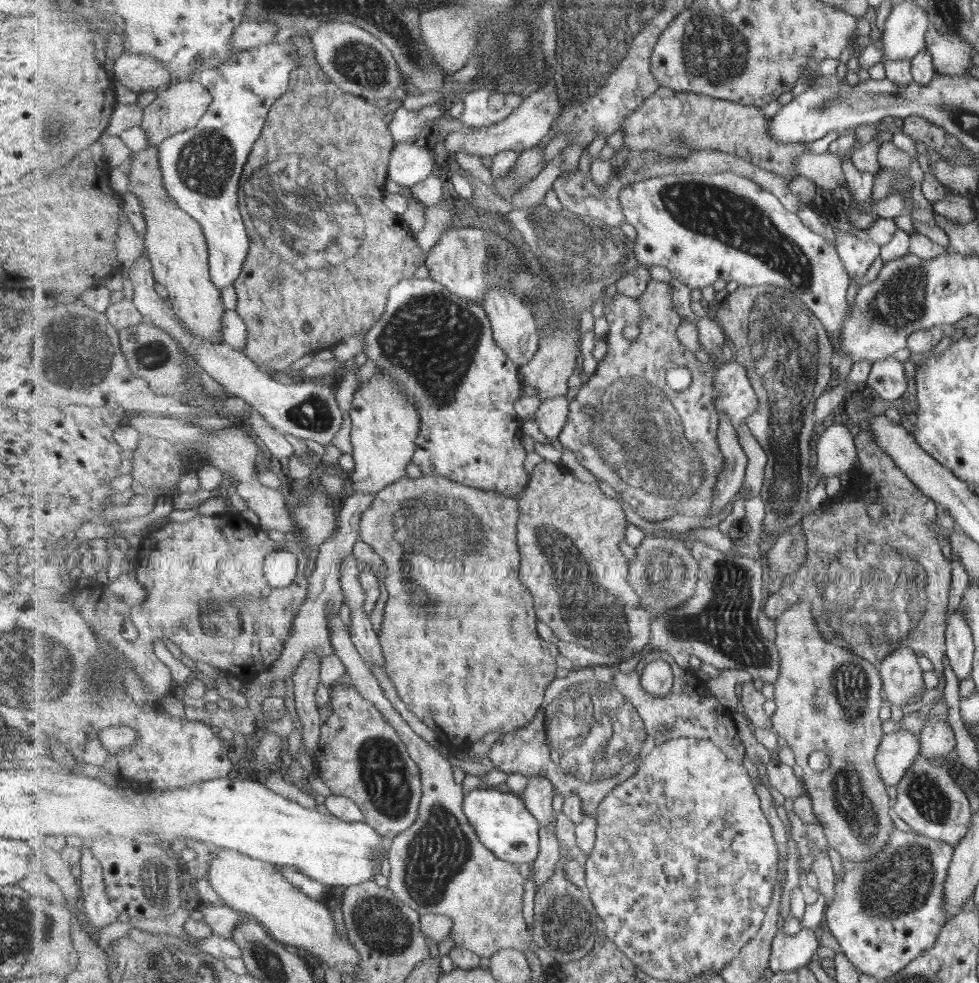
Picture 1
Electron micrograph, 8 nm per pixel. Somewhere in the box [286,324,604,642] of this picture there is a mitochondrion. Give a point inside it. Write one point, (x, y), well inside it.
(432, 526)

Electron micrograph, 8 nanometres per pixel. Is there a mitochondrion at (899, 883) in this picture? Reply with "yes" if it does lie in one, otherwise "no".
yes

